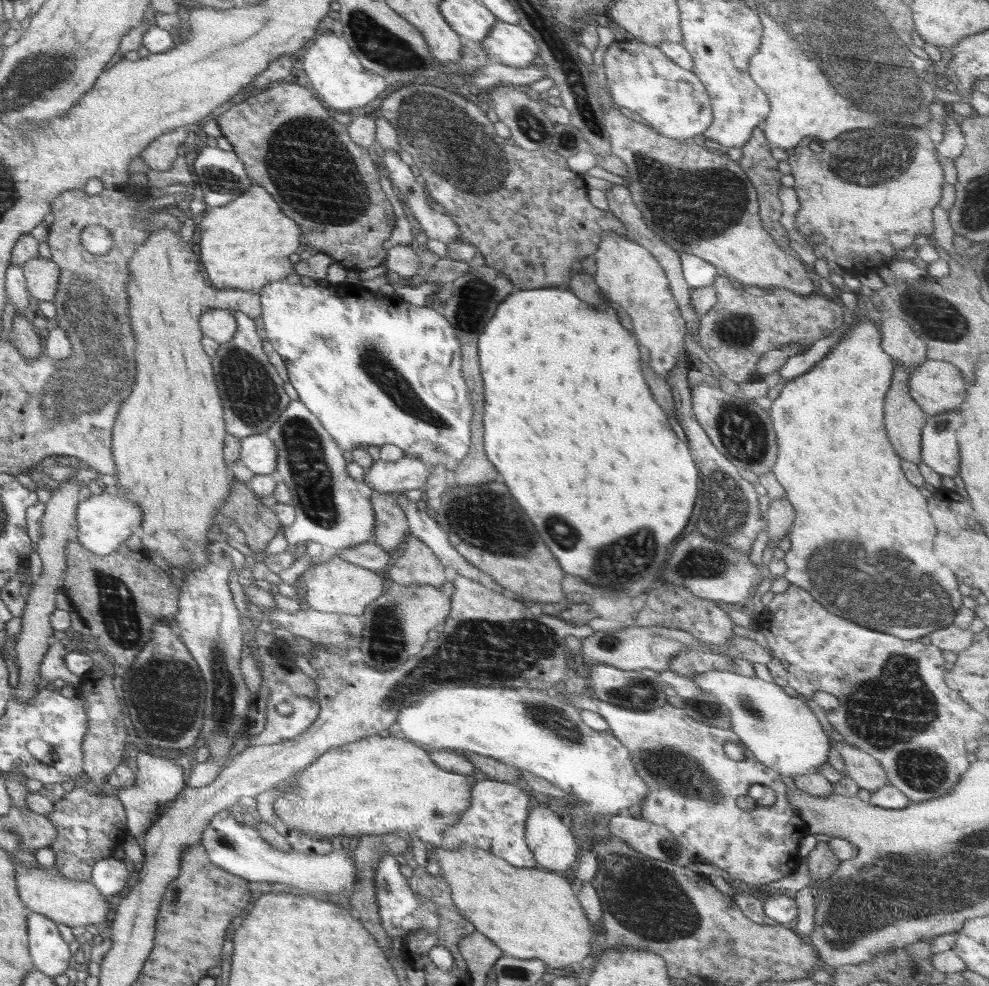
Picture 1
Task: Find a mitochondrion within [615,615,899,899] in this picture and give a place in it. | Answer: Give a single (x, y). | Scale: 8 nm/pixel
(675, 770)

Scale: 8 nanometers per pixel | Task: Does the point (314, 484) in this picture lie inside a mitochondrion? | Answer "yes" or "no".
yes

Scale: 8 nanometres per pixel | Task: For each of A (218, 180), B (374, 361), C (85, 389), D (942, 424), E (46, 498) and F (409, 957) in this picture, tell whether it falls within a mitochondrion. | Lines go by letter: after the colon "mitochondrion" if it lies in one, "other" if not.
A: mitochondrion
B: mitochondrion
C: mitochondrion
D: mitochondrion
E: other
F: other

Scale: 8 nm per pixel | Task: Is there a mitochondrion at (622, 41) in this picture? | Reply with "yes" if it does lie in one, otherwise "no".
no

